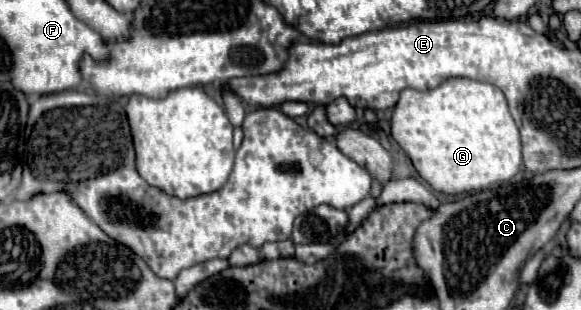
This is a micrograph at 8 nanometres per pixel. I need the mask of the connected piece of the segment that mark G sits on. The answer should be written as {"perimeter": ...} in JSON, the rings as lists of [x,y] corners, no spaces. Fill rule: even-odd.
{"perimeter":[[[449,78],[441,86],[423,92],[413,88],[403,90],[391,116],[391,136],[411,158],[419,176],[427,180],[433,190],[451,196],[479,192],[491,184],[511,180],[521,166],[519,130],[509,114],[505,94],[493,84],[471,78]]]}

